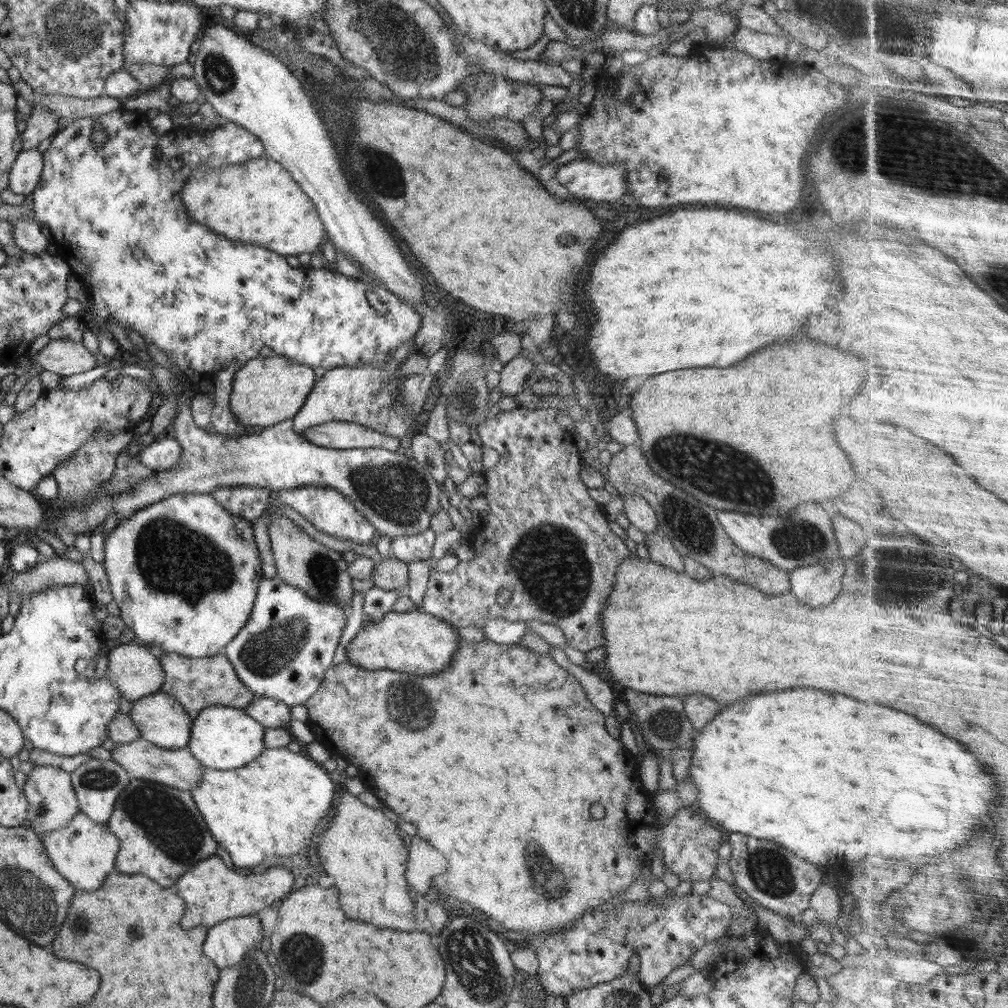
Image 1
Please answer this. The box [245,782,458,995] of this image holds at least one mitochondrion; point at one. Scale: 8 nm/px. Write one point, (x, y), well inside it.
(303, 958)

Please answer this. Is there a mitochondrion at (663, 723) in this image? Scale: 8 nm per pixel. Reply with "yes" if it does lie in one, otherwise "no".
yes

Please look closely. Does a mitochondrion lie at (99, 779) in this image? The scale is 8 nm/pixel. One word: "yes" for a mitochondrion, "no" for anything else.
yes

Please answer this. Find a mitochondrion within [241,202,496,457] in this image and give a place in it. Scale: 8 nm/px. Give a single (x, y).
(469, 399)

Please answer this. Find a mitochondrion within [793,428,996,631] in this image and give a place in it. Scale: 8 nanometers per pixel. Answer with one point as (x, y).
(895, 568)

